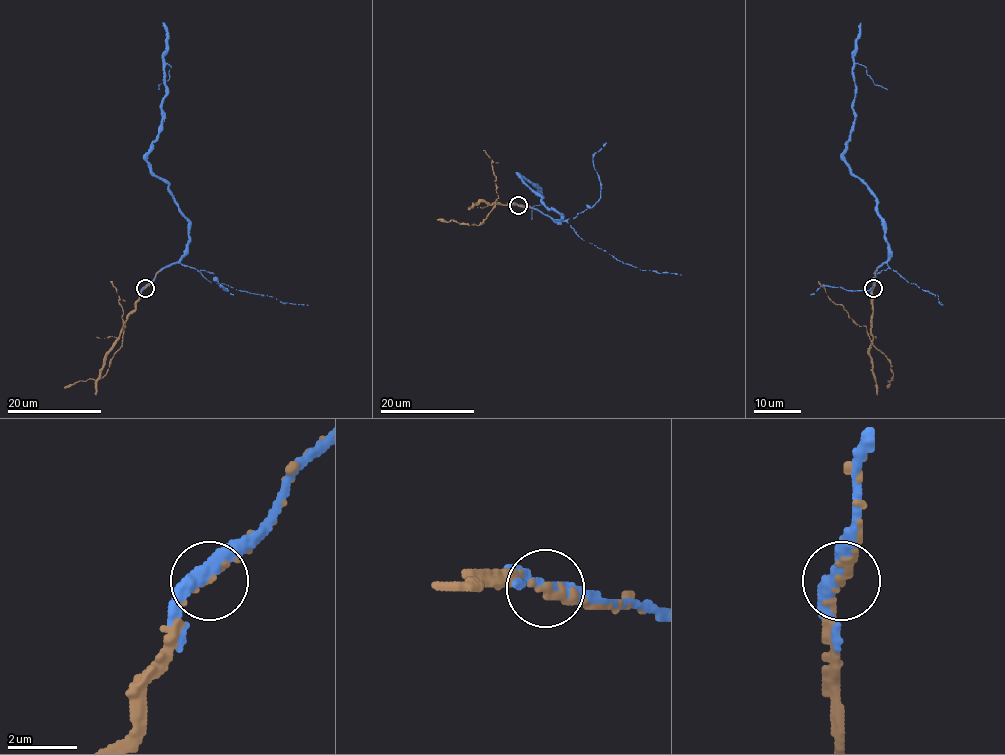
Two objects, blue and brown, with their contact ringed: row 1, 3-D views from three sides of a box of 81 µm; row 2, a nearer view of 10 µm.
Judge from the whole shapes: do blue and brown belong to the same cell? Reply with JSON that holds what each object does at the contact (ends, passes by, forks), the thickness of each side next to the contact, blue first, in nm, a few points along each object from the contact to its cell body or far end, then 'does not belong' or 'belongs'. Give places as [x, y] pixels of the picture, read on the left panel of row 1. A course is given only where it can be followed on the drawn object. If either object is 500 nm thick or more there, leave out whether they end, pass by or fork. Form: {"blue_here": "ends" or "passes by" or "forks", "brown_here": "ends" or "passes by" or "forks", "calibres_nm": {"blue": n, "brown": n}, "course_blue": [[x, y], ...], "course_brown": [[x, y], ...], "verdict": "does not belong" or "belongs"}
{"blue_here": "passes by", "brown_here": "passes by", "calibres_nm": {"blue": 380, "brown": 220}, "course_blue": [[145, 288], [181, 258], [189, 238], [188, 219], [146, 160], [162, 118], [167, 64], [169, 79], [158, 90]], "course_brown": [[145, 288], [122, 329], [122, 346], [111, 359], [106, 373], [96, 380], [79, 380], [64, 387]], "verdict": "belongs"}

